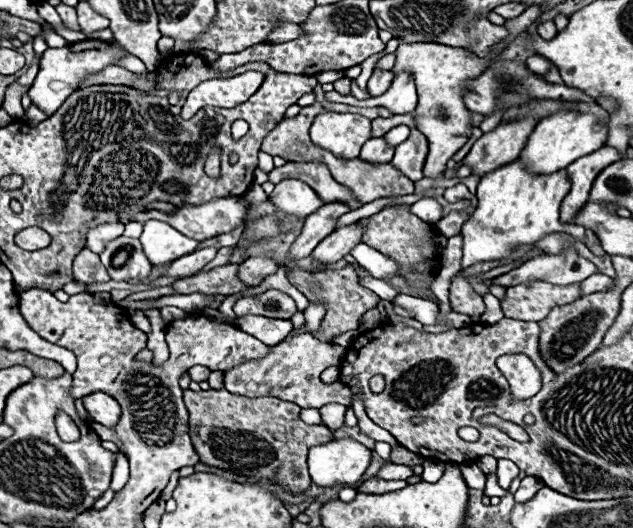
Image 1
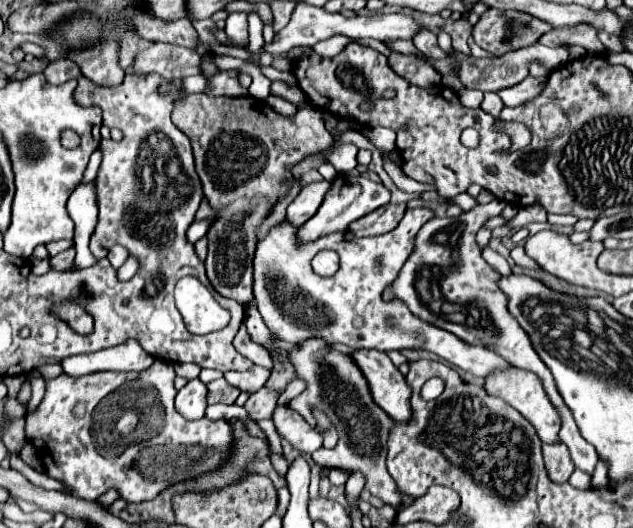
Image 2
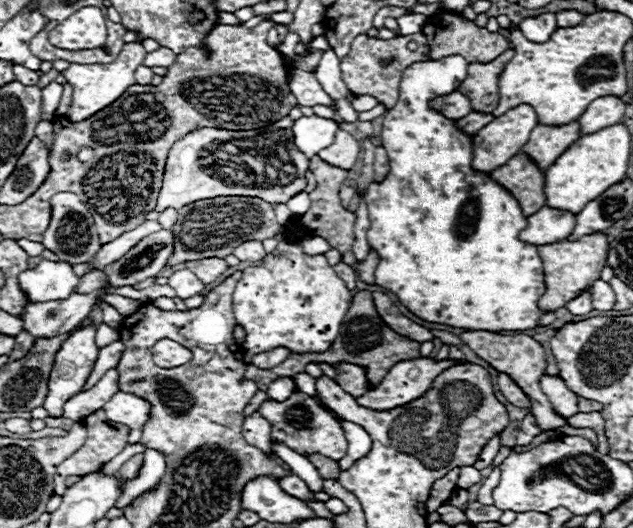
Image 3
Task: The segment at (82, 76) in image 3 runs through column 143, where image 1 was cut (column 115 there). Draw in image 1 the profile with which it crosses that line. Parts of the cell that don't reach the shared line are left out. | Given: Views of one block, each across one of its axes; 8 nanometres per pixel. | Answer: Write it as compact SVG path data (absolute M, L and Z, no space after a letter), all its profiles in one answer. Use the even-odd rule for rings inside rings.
M84 40L78 44L70 44L66 48L48 48L40 58L40 72L34 84L30 86L28 96L34 106L38 106L46 116L52 116L64 104L64 100L80 88L82 80L102 72L108 64L114 64L124 56L128 56L126 50L116 48L102 40Z

